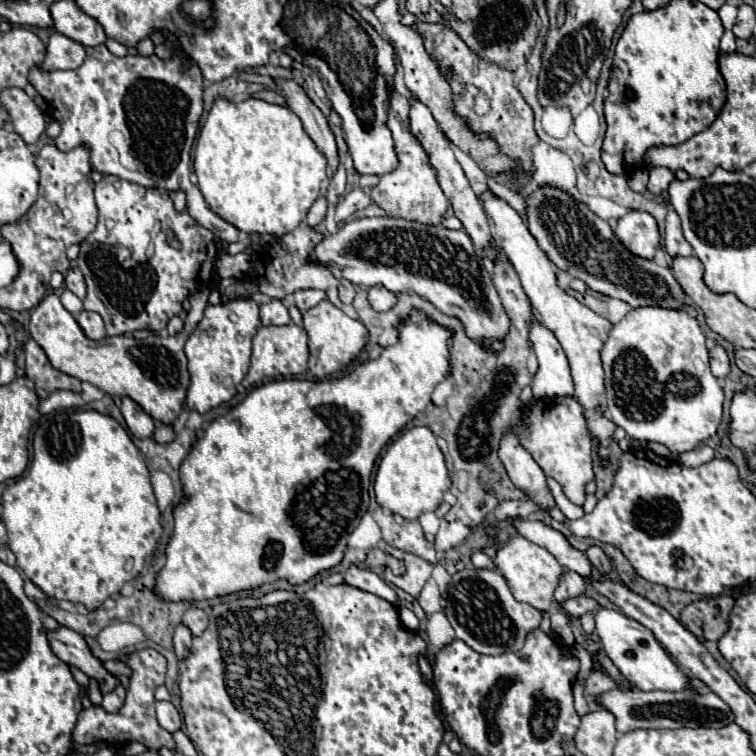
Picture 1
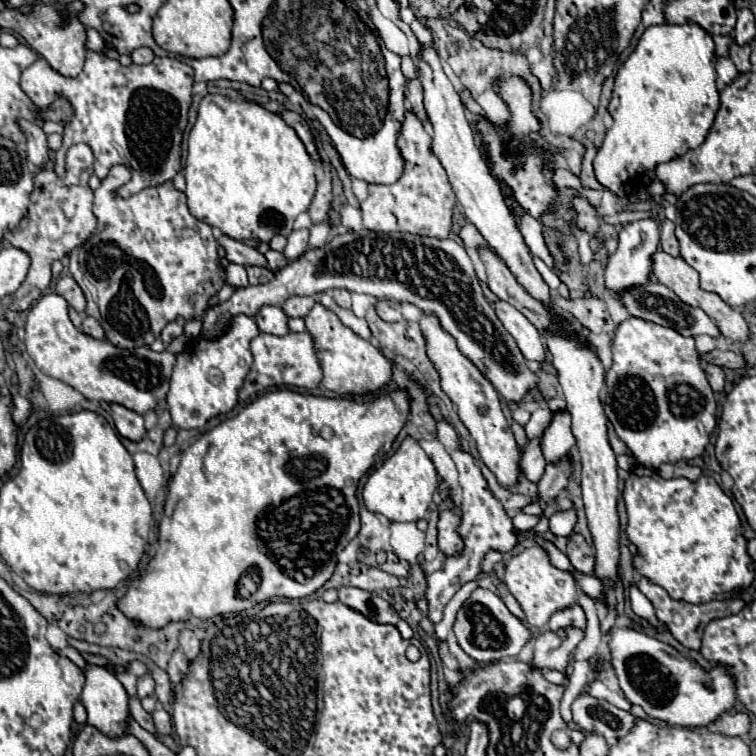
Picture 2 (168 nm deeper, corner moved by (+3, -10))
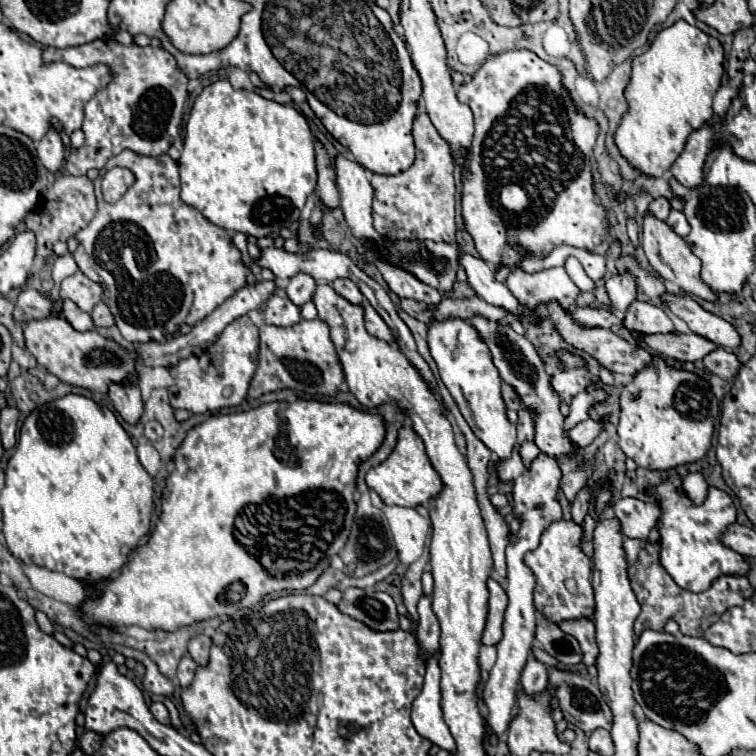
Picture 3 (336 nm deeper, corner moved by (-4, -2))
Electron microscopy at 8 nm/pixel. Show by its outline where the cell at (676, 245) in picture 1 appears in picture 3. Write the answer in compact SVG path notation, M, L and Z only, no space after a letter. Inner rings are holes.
M671 209L671 215L669 215L669 219L667 219L667 225L669 225L679 237L683 237L683 239L685 239L685 237L689 235L689 231L691 231L685 215L683 215L681 211L677 211L677 209Z

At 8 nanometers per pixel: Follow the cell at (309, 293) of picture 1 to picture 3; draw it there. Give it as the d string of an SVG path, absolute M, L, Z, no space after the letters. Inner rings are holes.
M301 273L301 275L295 275L289 285L287 285L287 297L297 305L301 307L303 303L311 301L313 299L313 293L317 289L317 283L313 277Z

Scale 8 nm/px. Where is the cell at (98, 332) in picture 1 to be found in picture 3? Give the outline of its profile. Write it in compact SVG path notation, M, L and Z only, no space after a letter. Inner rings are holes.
M103 301L97 303L97 305L93 307L93 311L91 311L91 319L93 319L93 323L95 323L97 327L113 327L113 325L115 325L113 315L111 315L109 307L107 307Z

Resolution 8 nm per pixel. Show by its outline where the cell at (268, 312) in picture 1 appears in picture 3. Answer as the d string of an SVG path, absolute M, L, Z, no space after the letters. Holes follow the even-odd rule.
M273 295L269 303L265 303L265 323L277 325L277 327L291 327L301 321L299 307L289 297Z

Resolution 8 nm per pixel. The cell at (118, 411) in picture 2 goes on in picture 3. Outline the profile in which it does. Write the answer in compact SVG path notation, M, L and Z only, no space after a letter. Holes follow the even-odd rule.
M127 381L123 385L111 385L109 387L109 397L113 401L113 407L117 409L117 413L131 425L139 423L141 415L143 415L143 399L141 399L141 391L137 387L137 383Z

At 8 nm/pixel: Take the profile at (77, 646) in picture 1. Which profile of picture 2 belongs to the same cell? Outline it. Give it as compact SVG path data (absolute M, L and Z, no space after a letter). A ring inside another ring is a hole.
M88 665L84 669L86 685L82 689L82 705L86 707L86 723L108 737L124 737L128 729L128 695L122 683L104 667Z

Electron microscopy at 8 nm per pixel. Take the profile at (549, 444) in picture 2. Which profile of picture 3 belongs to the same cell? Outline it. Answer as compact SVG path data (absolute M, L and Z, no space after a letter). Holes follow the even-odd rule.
M581 391L581 393L571 401L571 413L565 417L563 429L569 431L569 429L573 429L577 423L585 421L585 419L589 417L589 407L593 407L591 403L593 403L593 395L587 393L587 391Z

